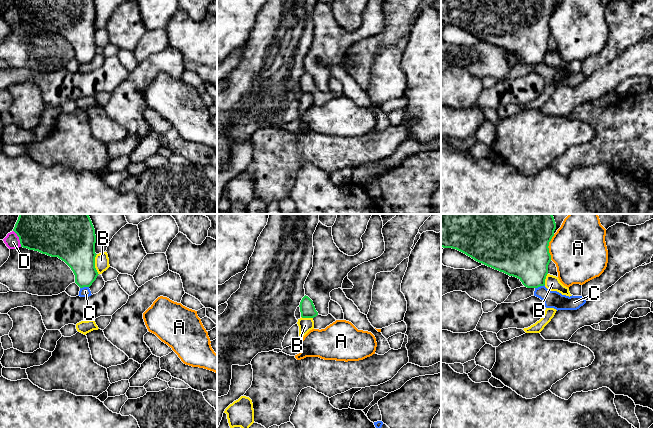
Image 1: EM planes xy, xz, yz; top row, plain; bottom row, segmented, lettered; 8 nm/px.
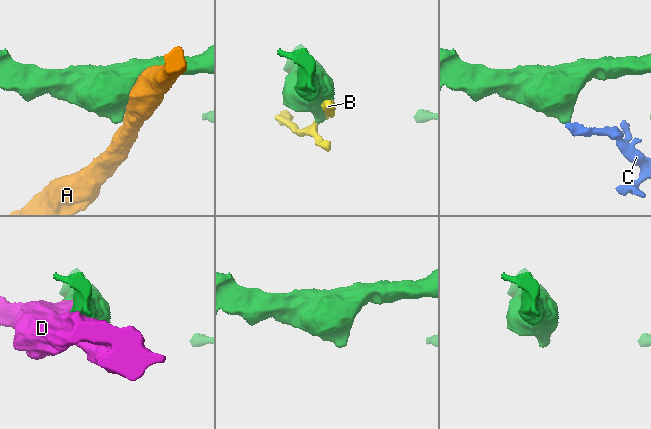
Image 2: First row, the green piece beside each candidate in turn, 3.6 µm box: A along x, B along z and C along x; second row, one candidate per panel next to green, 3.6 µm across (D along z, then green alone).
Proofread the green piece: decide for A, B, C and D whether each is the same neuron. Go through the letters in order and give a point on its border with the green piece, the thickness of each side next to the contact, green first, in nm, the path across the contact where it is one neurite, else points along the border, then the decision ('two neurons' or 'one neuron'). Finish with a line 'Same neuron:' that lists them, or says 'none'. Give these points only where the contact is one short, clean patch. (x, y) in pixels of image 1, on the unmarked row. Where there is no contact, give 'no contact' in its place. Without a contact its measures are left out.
A: yz (547, 23) | 440/440 nm | two neurons
B: xy (94, 40) | 320/110 nm | two neurons
C: yz (539, 62) | 360/140 nm | along yz (544, 60), (535, 64) | two neurons
D: xy (19, 14) | 260/120 nm | two neurons
Same neuron: none

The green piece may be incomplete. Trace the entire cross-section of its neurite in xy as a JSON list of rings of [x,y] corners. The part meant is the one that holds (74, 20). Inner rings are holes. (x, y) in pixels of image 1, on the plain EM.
[[[15,0],[13,7],[19,13],[21,23],[64,37],[73,47],[75,59],[80,64],[90,63],[99,51],[95,44],[97,30],[93,0]]]

